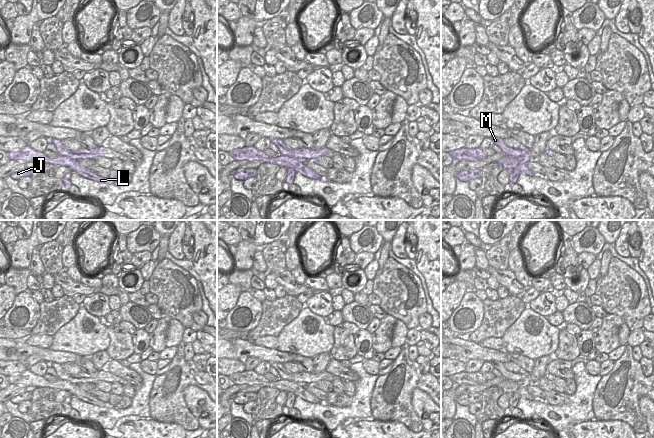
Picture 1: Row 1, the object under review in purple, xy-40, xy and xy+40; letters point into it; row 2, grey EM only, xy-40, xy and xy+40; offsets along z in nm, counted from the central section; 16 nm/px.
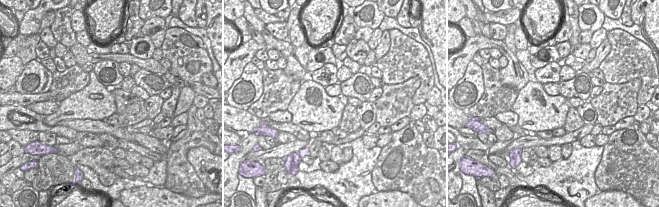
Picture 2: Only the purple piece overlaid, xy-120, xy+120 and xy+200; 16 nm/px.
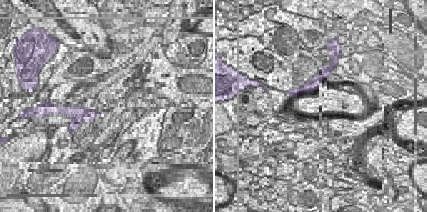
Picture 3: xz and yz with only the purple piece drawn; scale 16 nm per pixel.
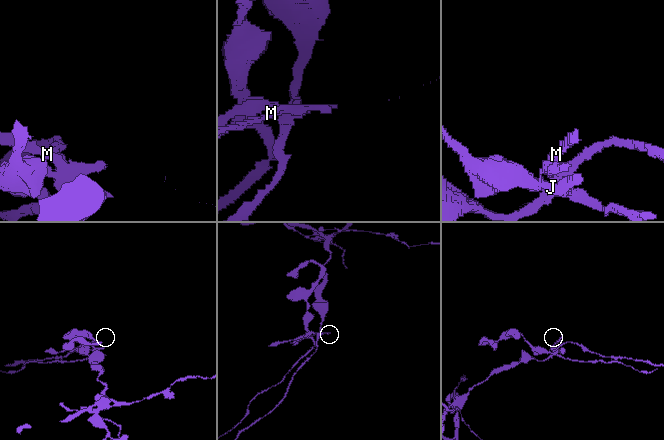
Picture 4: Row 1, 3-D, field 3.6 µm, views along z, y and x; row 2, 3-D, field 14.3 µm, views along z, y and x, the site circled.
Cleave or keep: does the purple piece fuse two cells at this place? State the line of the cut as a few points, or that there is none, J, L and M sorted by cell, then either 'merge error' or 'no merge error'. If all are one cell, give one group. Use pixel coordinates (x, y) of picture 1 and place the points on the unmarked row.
cut xy (280, 378), (303, 384); groups J L / M; merge error

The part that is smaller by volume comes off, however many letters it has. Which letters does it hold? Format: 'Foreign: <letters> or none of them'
Foreign: M

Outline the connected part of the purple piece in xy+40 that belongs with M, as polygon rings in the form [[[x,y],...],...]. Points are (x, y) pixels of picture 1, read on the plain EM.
[[[490,361],[493,368],[497,369],[504,379],[506,380],[512,380],[520,384],[521,386],[528,386],[529,384],[532,384],[531,382],[531,373],[521,371],[518,373],[513,373],[505,369],[504,363],[498,362],[498,361]]]

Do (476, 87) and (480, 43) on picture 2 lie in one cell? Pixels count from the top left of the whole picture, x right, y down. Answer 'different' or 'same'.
different

